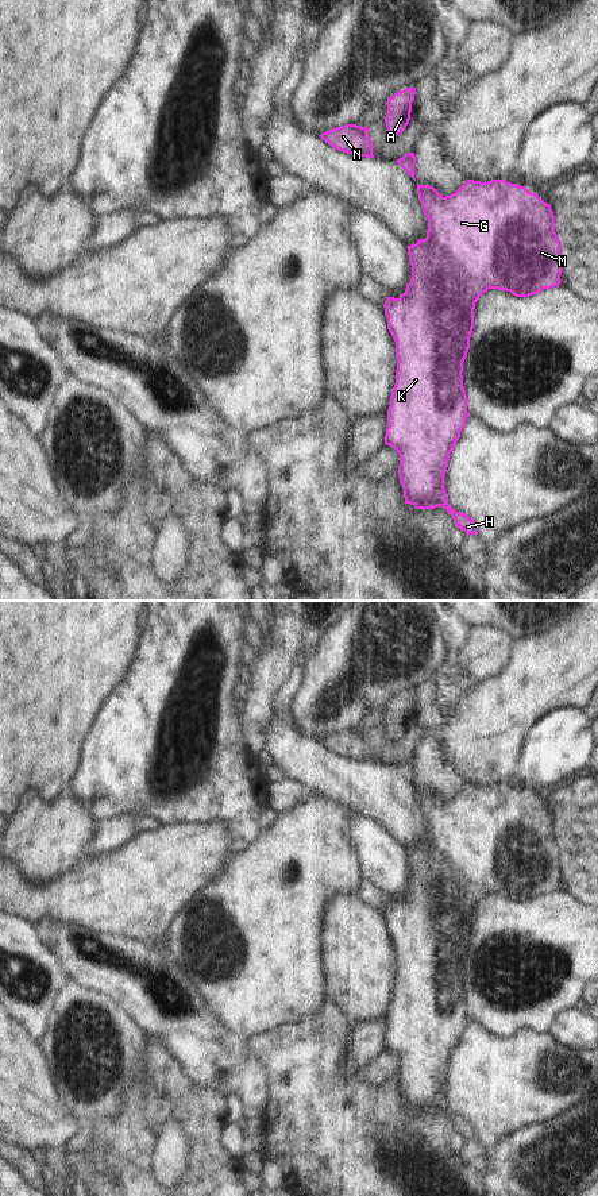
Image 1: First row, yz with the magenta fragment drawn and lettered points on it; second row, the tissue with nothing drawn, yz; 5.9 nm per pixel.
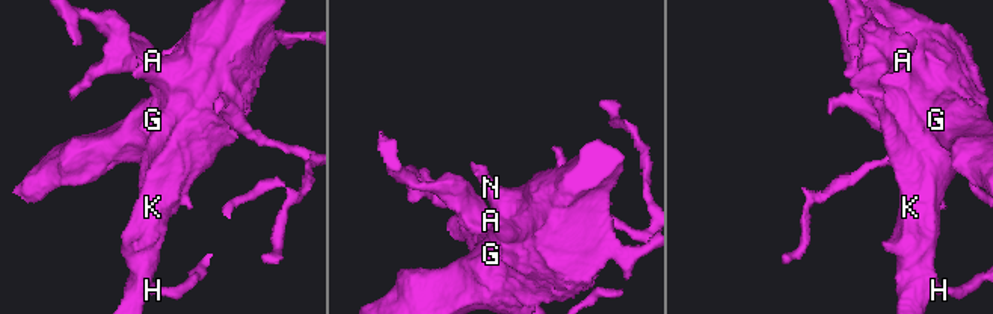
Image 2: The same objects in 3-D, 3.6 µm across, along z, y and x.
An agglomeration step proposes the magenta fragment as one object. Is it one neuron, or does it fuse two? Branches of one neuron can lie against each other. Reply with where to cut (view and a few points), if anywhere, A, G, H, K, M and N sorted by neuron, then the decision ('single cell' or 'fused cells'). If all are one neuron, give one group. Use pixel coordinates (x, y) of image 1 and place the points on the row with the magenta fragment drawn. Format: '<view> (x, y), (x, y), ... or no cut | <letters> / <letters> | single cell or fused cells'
no cut | A G H K M N | single cell

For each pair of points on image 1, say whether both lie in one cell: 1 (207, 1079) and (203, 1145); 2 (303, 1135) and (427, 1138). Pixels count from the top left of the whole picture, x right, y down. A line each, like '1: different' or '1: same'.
1: different
2: same

